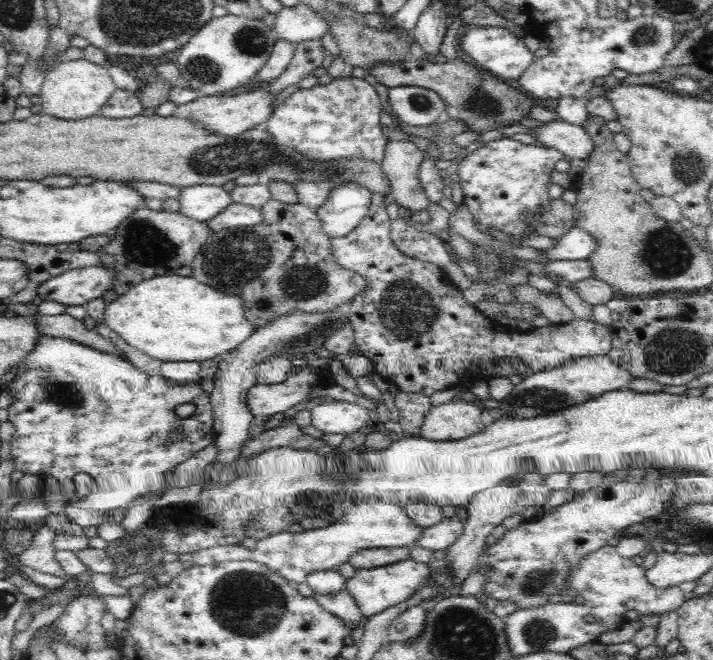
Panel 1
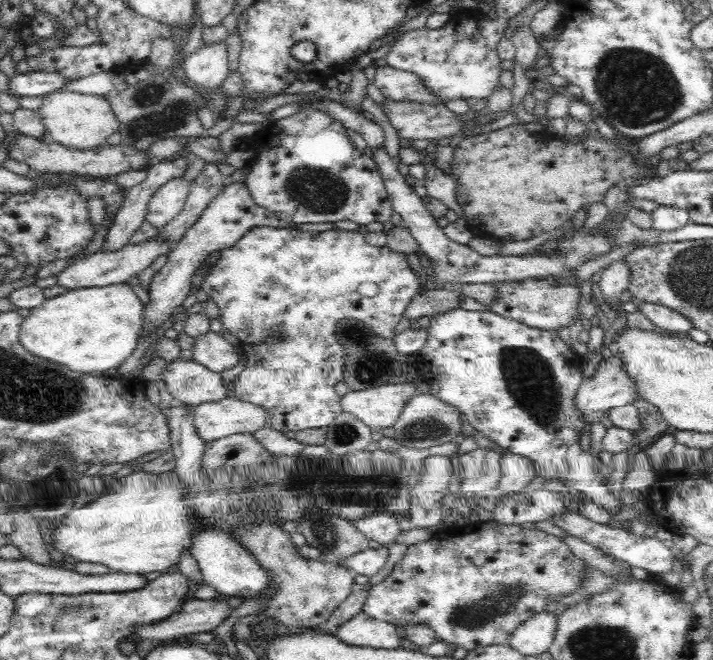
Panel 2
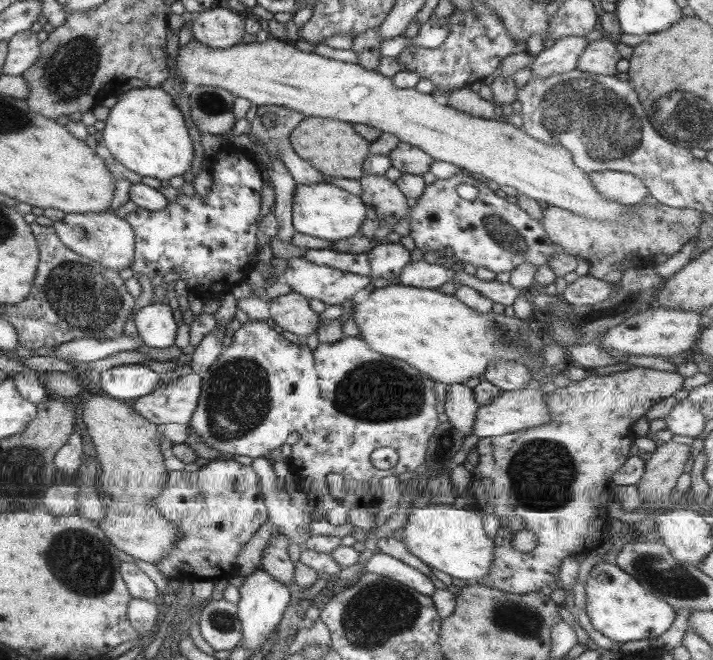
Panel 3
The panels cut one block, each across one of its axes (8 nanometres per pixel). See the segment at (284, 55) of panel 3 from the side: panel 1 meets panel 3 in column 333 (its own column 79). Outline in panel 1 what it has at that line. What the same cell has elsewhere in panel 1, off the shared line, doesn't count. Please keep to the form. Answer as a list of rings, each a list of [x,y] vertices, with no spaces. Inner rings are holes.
[[[60,60],[46,75],[41,86],[42,112],[62,120],[85,119],[99,114],[106,101],[117,89],[105,67],[88,60]]]

